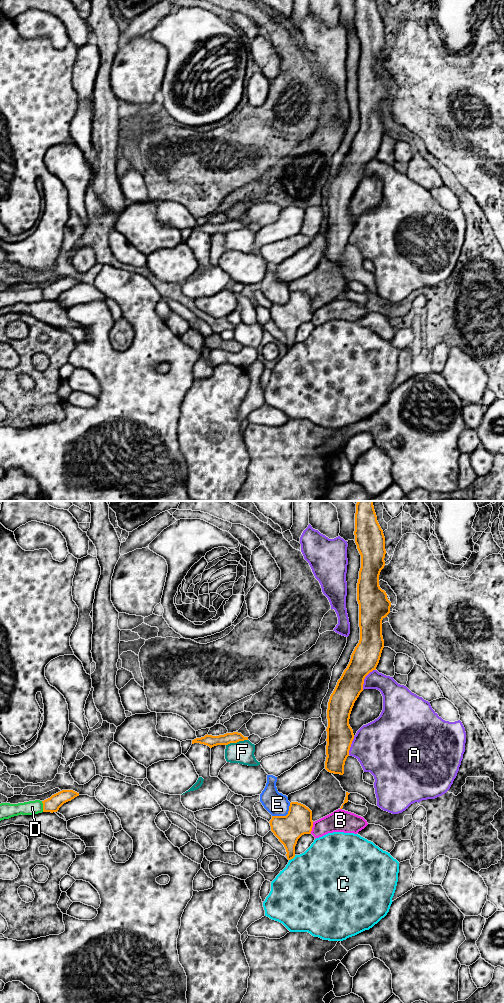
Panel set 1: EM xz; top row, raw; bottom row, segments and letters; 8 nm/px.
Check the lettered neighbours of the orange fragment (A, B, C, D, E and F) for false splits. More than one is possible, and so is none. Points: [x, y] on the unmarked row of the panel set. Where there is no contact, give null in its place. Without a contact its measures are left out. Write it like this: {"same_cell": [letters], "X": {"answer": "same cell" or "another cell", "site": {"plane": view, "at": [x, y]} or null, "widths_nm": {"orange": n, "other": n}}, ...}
{"same_cell": [], "A": {"answer": "another cell", "site": {"plane": "xz", "at": [364, 166]}, "widths_nm": {"orange": 220, "other": 160}}, "B": {"answer": "another cell", "site": {"plane": "xz", "at": [312, 314]}, "widths_nm": {"orange": 220, "other": 180}}, "C": {"answer": "another cell", "site": {"plane": "xz", "at": [292, 346]}, "widths_nm": {"orange": 220, "other": 500}}, "D": {"answer": "another cell", "site": {"plane": "xz", "at": [43, 294]}, "widths_nm": {"orange": 120, "other": 110}}, "E": {"answer": "another cell", "site": {"plane": "xz", "at": [284, 304]}, "widths_nm": {"orange": 220, "other": 190}}, "F": {"answer": "another cell", "site": {"plane": "xz", "at": [236, 230]}, "widths_nm": {"orange": 90, "other": 190}}}

